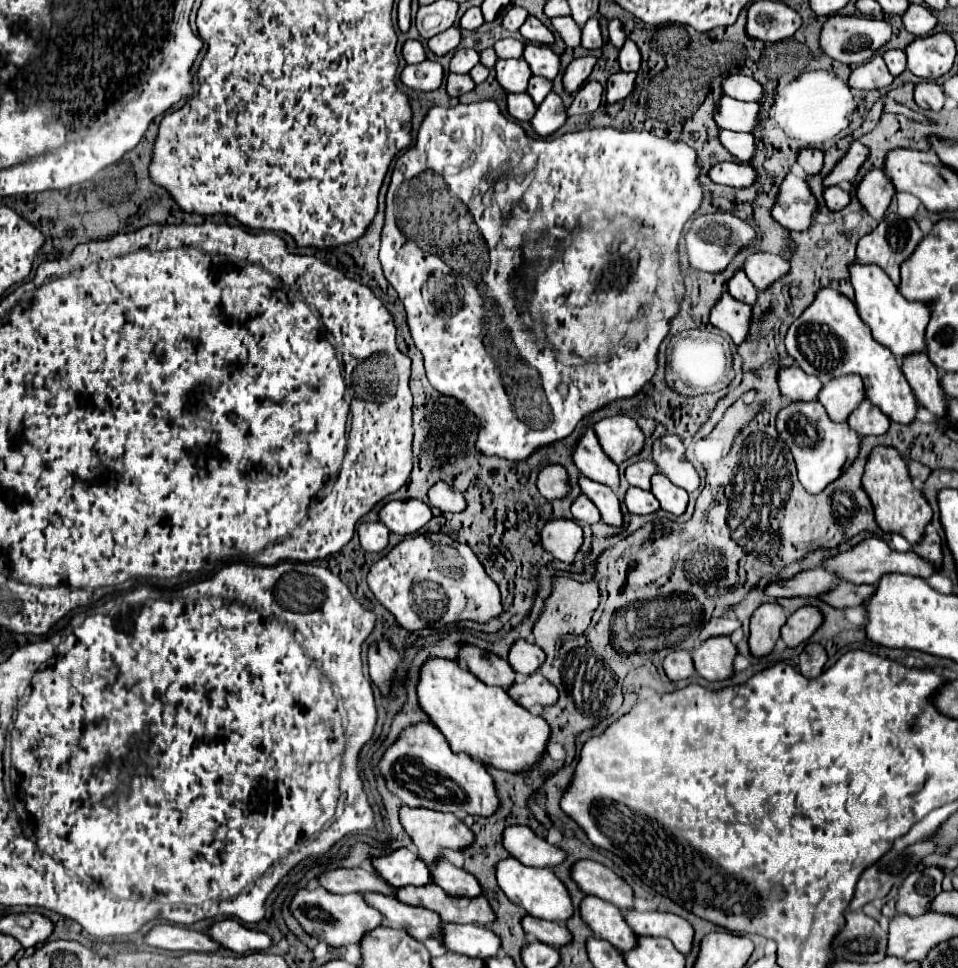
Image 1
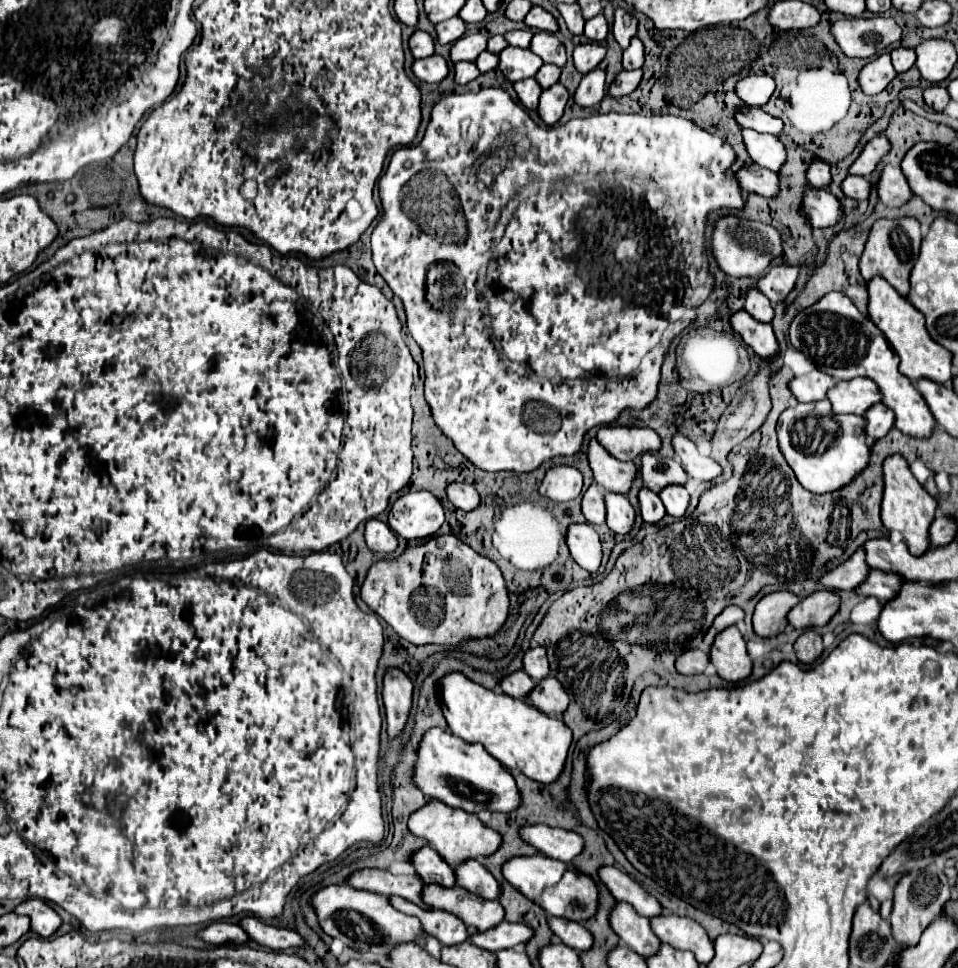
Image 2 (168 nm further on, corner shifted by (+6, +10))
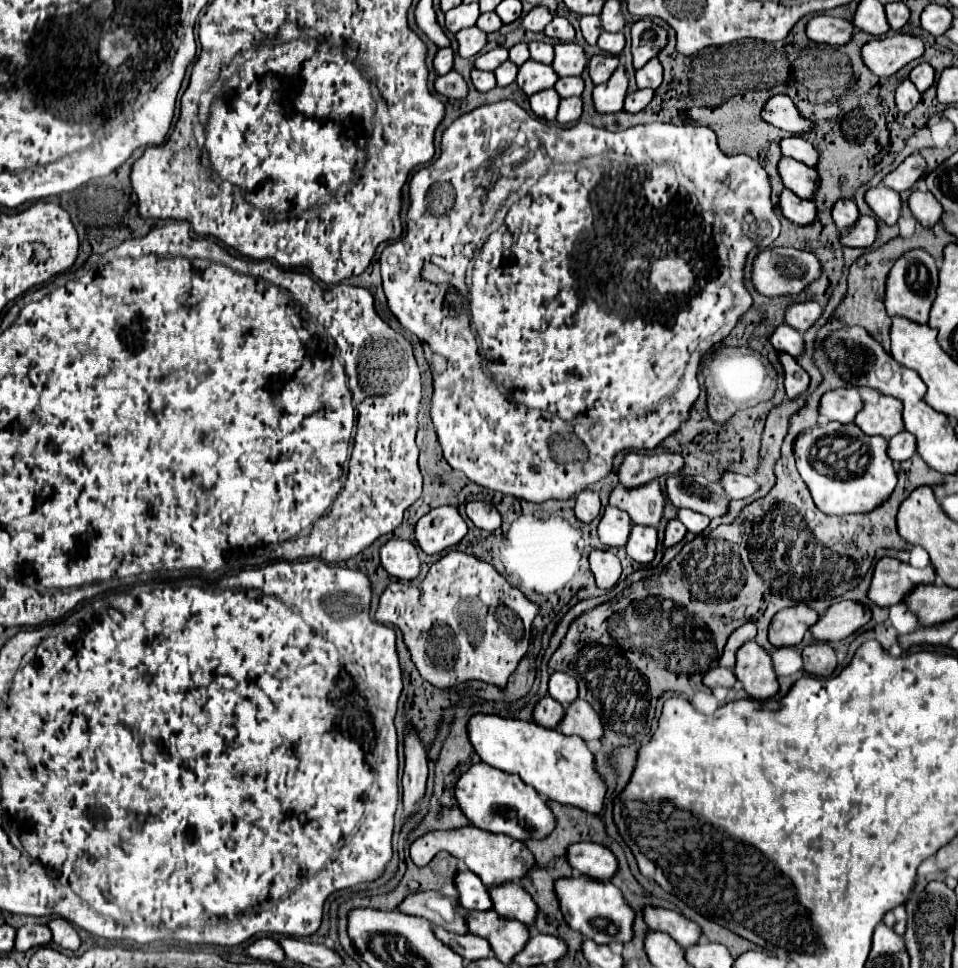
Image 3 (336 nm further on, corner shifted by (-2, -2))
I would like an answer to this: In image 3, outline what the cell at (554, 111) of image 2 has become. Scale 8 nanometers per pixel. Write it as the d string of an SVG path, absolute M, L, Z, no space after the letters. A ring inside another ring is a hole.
M572 96L572 98L564 98L560 102L560 108L558 108L558 122L560 124L572 124L572 122L578 122L582 116L582 100L578 96Z

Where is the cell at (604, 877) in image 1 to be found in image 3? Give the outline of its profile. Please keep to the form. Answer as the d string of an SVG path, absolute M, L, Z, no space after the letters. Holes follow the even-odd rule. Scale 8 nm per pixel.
M646 906L644 916L646 916L646 924L648 924L652 930L670 934L682 948L694 946L694 944L698 944L700 938L702 938L702 928L700 928L696 922L684 918L684 916L678 914L678 912Z

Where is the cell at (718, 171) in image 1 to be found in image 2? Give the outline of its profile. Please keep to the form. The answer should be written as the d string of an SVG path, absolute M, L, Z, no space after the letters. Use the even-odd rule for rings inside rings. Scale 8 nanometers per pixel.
M750 164L746 166L746 170L738 170L736 172L738 184L742 186L742 190L748 192L756 192L760 196L776 196L778 192L778 174L770 172L758 164Z

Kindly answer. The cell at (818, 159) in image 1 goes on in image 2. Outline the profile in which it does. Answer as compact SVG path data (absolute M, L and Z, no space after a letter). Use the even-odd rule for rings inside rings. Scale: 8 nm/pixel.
M814 158L814 162L810 162L810 170L806 172L806 178L812 186L826 188L830 184L830 164L822 162L820 158Z

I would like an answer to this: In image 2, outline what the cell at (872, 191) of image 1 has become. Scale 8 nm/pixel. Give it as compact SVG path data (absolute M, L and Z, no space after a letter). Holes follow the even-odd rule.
M884 166L878 176L876 190L878 190L878 200L890 208L904 204L912 196L900 166Z

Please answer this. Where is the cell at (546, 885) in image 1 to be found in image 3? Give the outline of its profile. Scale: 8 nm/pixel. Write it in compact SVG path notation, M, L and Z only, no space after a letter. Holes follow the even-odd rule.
M590 876L562 878L556 882L556 894L560 900L562 914L570 928L594 940L596 944L626 944L630 942L630 938L634 938L632 924L636 912L622 896L622 890L616 888L612 882L600 882Z

